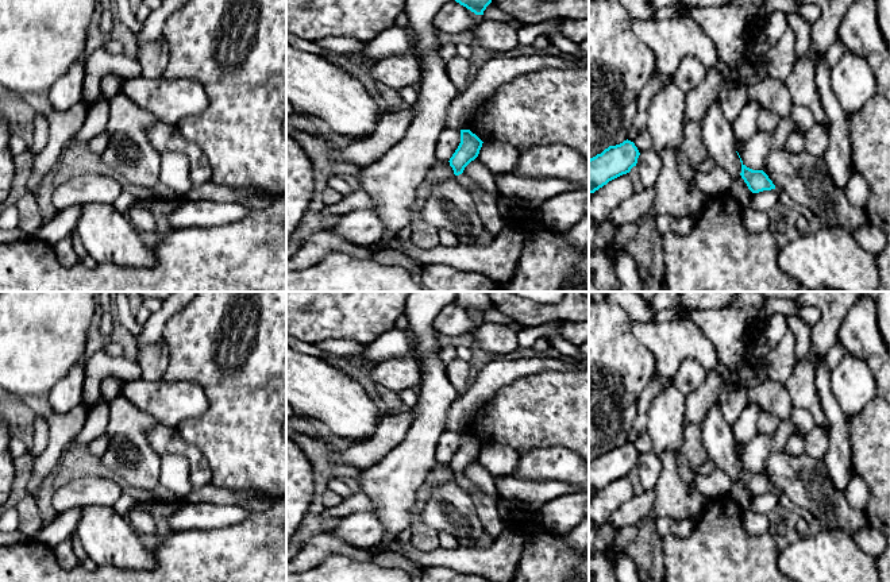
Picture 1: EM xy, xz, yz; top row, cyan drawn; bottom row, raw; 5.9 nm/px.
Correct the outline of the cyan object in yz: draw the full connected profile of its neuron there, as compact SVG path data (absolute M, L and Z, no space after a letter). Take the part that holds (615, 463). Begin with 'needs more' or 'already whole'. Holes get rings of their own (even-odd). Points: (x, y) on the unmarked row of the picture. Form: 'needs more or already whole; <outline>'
already whole; M624 443L609 448L589 462L589 496L594 496L609 483L627 477L637 466L640 455L633 444Z

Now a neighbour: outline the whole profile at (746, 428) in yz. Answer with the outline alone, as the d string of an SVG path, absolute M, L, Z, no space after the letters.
M748 402L748 405L741 411L740 419L732 424L732 432L736 442L748 442L759 435L758 419L760 413L762 411L756 404Z

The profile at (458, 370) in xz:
M456 358L446 365L446 370L451 385L456 389L458 394L461 396L470 385L470 363Z

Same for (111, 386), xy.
M115 375L105 377L101 381L101 398L112 401L113 398L122 396L123 381Z

